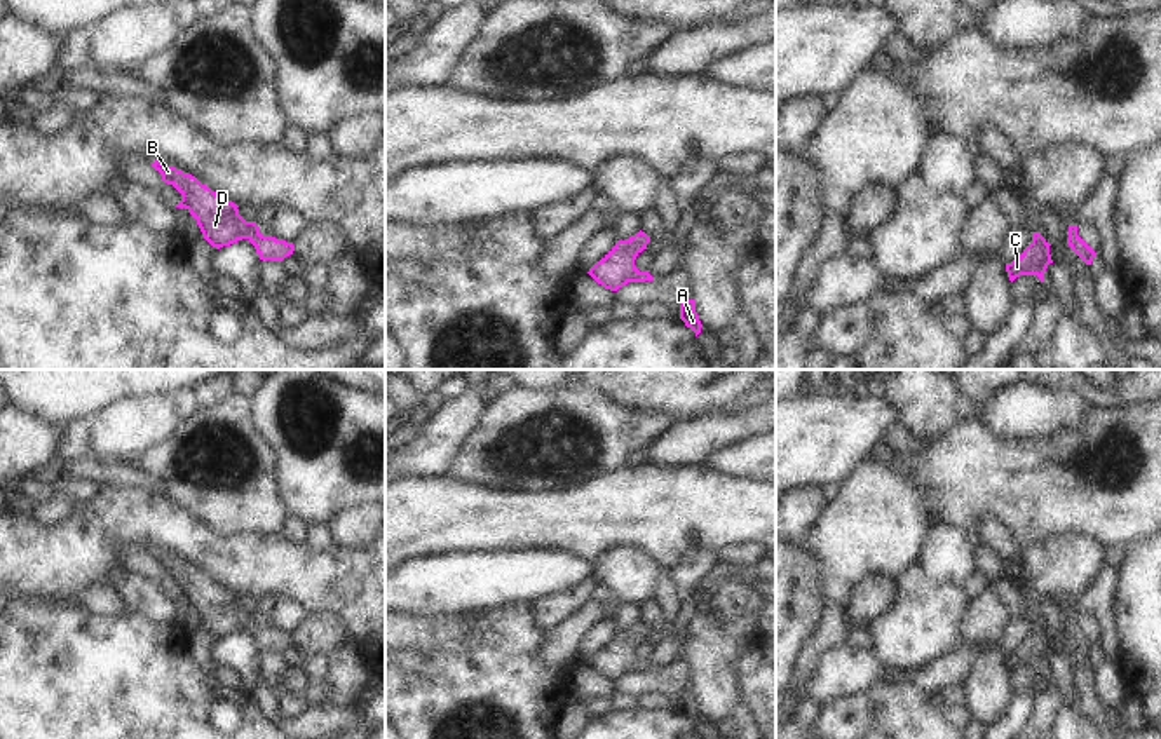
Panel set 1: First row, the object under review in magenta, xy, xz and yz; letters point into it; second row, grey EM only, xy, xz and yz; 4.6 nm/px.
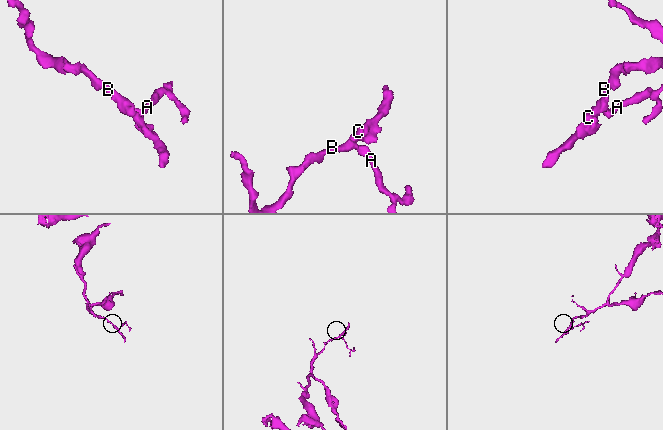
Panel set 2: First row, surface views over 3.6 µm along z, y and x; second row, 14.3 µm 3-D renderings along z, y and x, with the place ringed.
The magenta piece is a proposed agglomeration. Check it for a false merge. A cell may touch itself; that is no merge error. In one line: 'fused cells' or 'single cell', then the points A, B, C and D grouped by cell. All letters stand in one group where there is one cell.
single cell | A B C D

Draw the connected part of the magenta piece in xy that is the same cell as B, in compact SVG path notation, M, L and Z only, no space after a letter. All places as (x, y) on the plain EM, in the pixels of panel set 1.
M160 551L152 553L152 558L160 563L162 572L173 575L181 591L176 598L185 598L202 622L202 627L216 640L248 629L260 650L282 652L293 645L293 633L261 626L256 612L246 612L239 605L239 596L227 587L202 575L195 566L171 558Z

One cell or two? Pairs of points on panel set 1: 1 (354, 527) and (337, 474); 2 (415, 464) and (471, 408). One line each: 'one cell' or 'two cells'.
1: two cells
2: one cell

